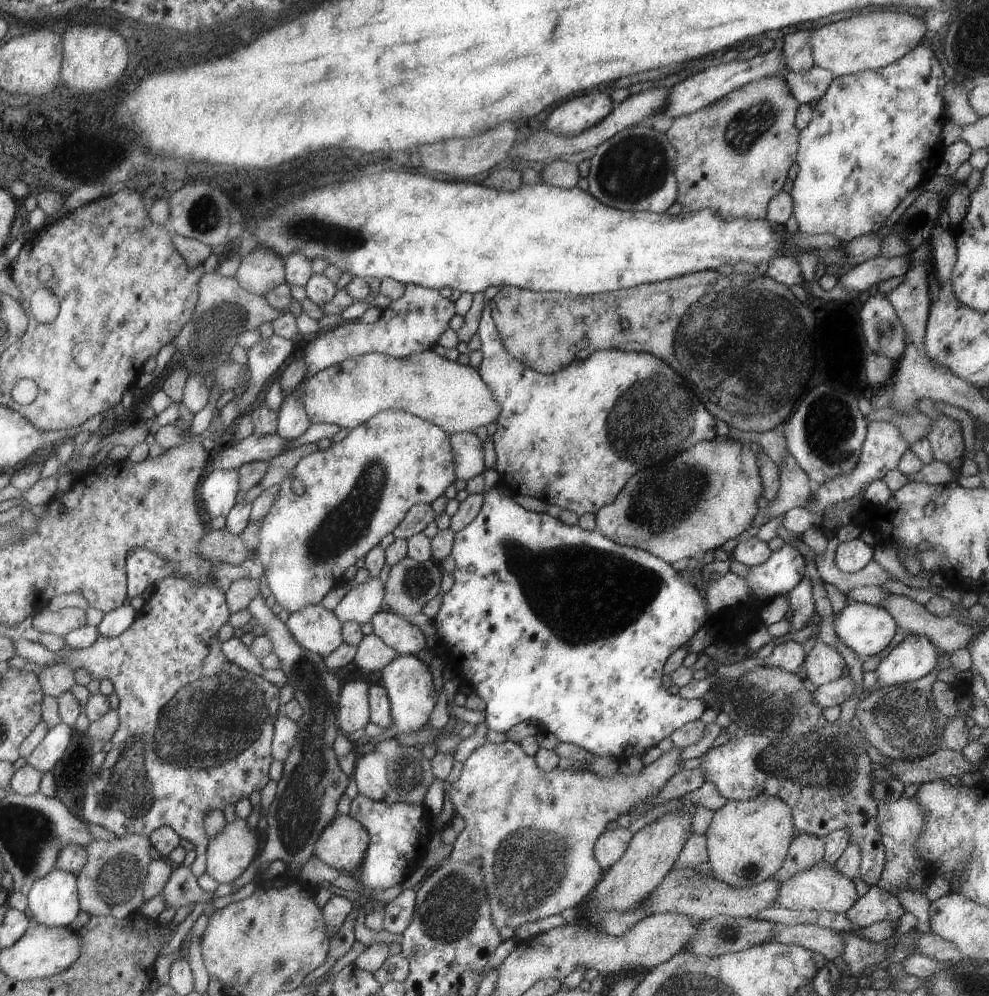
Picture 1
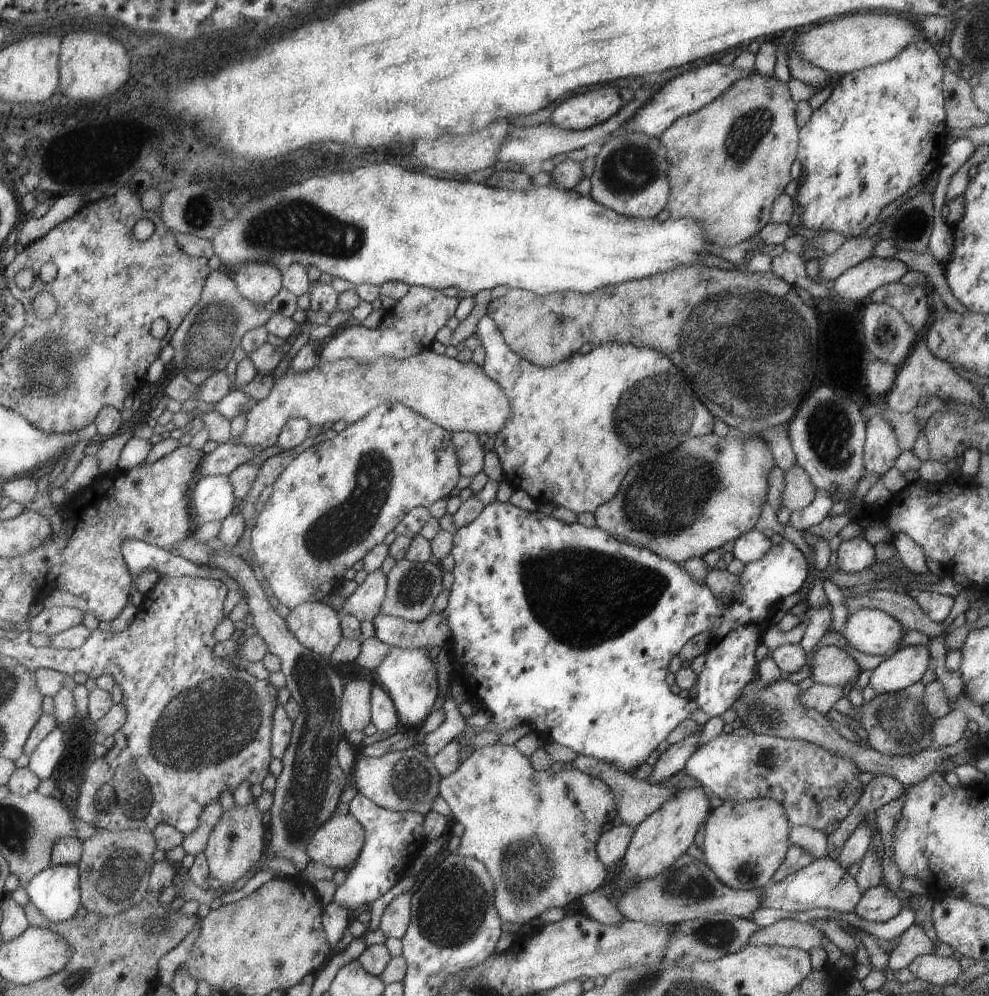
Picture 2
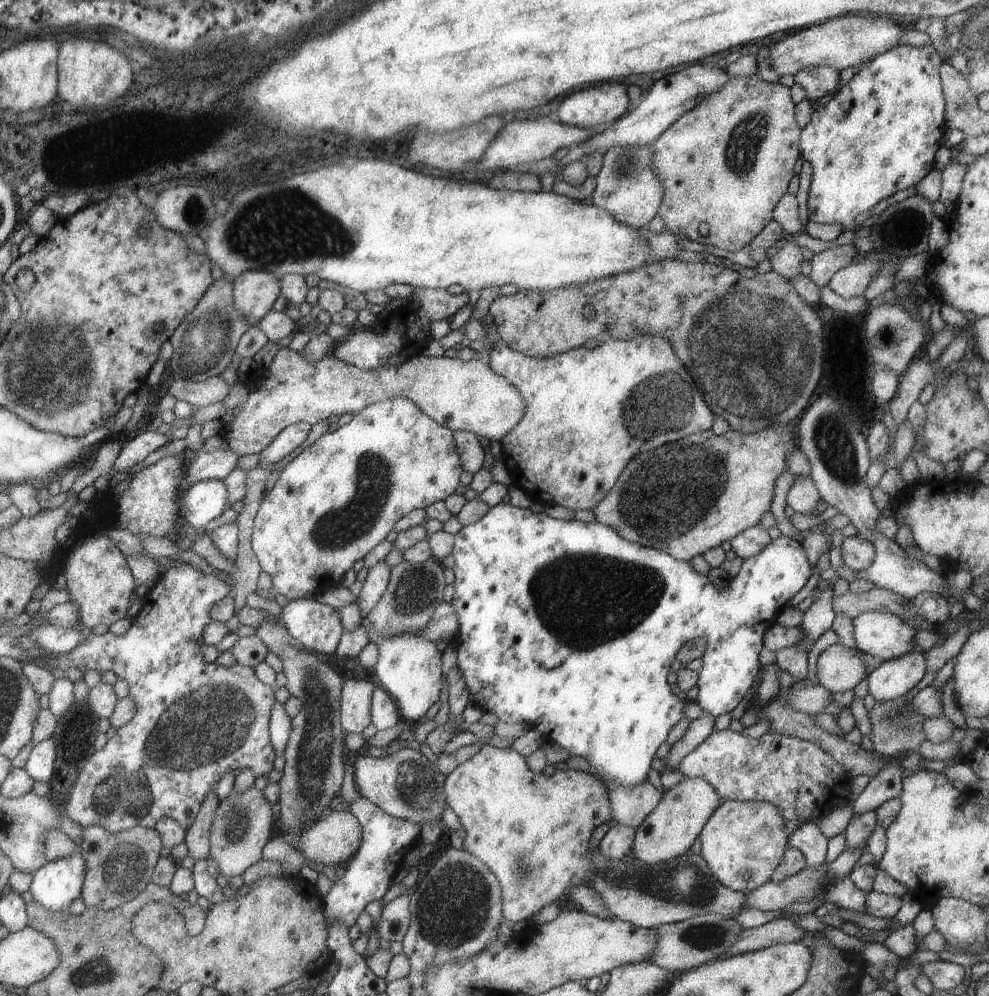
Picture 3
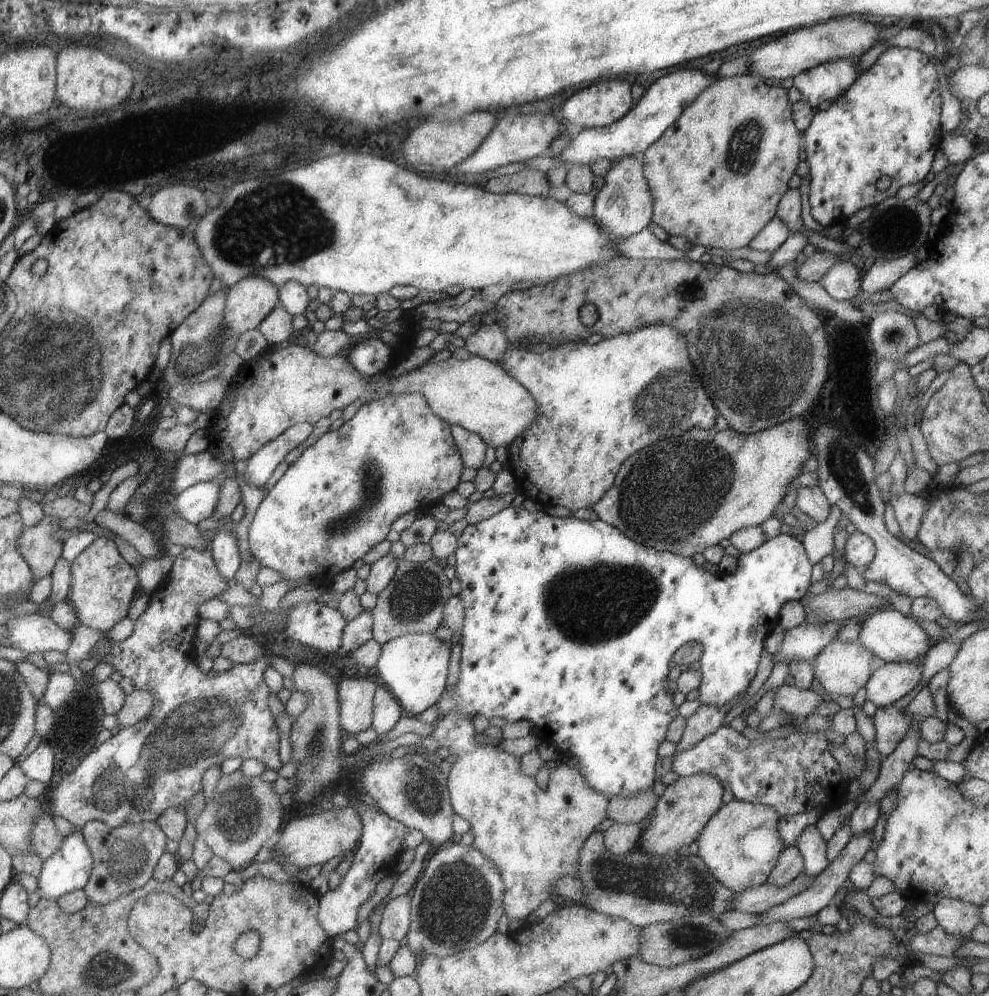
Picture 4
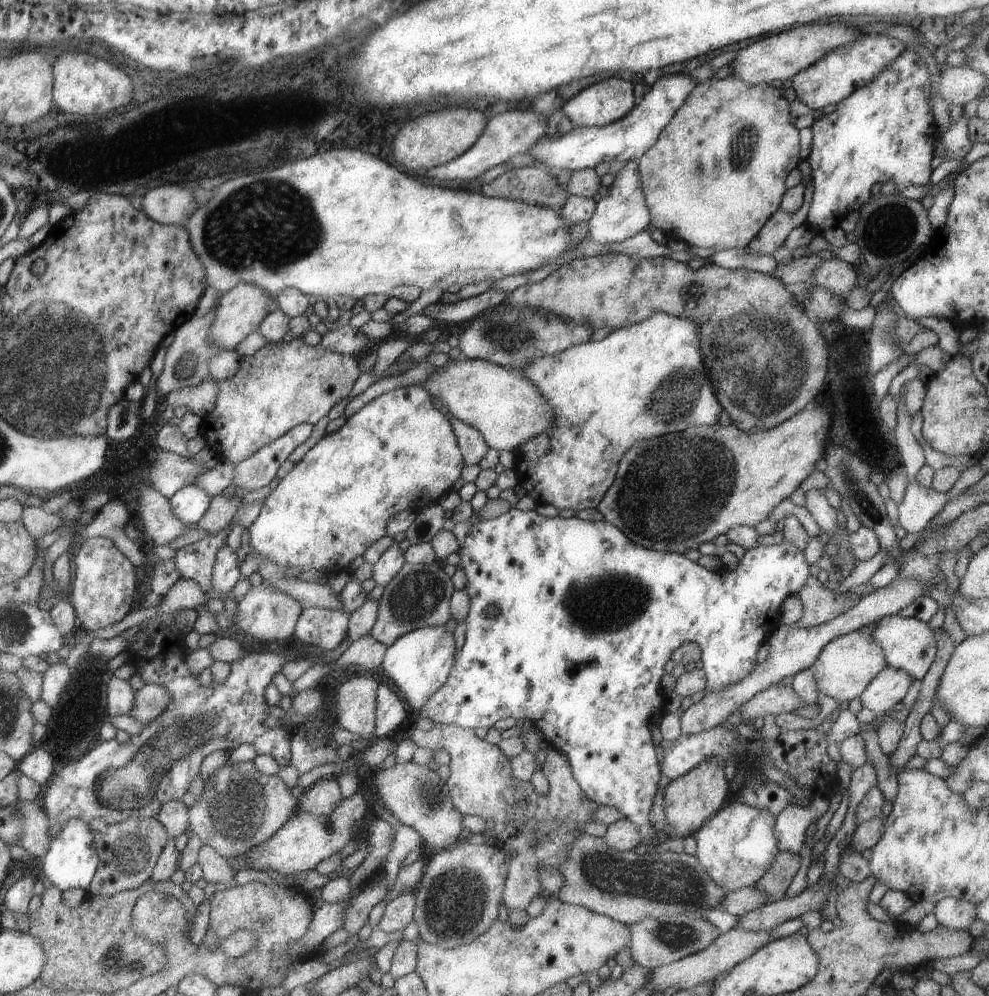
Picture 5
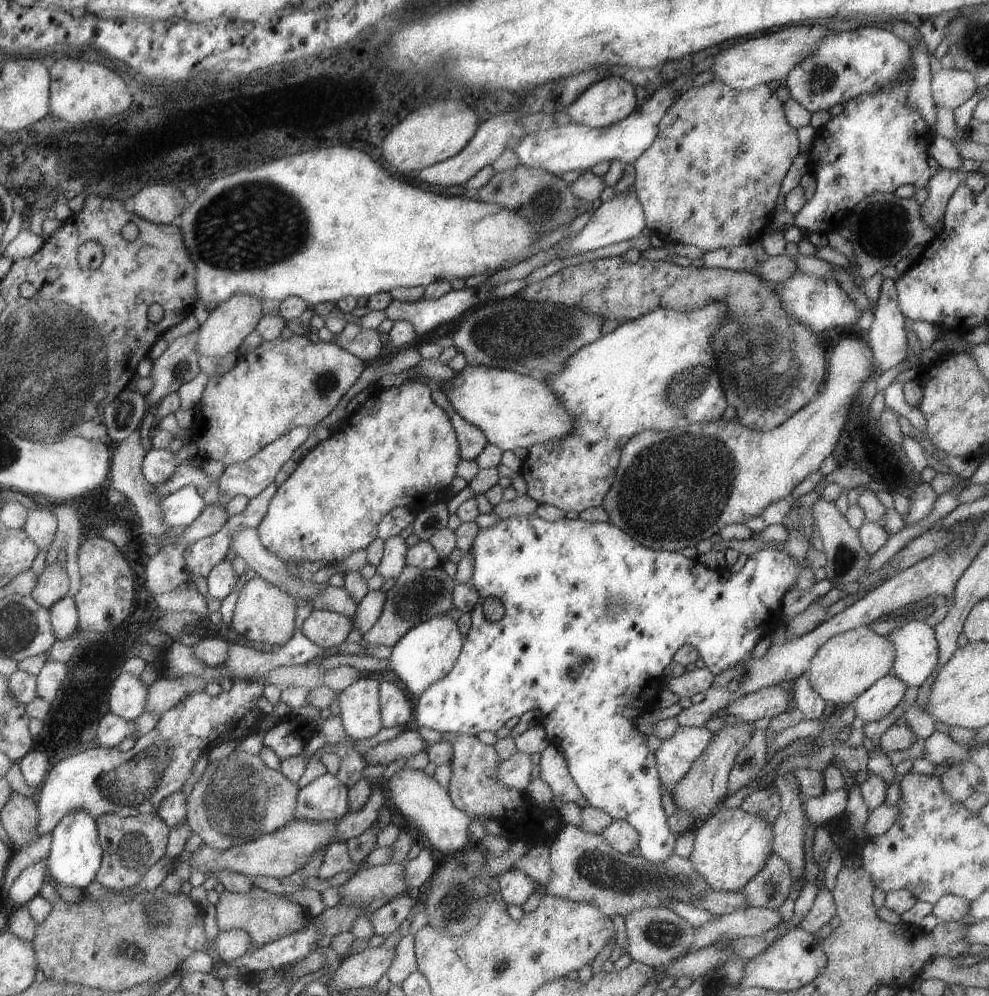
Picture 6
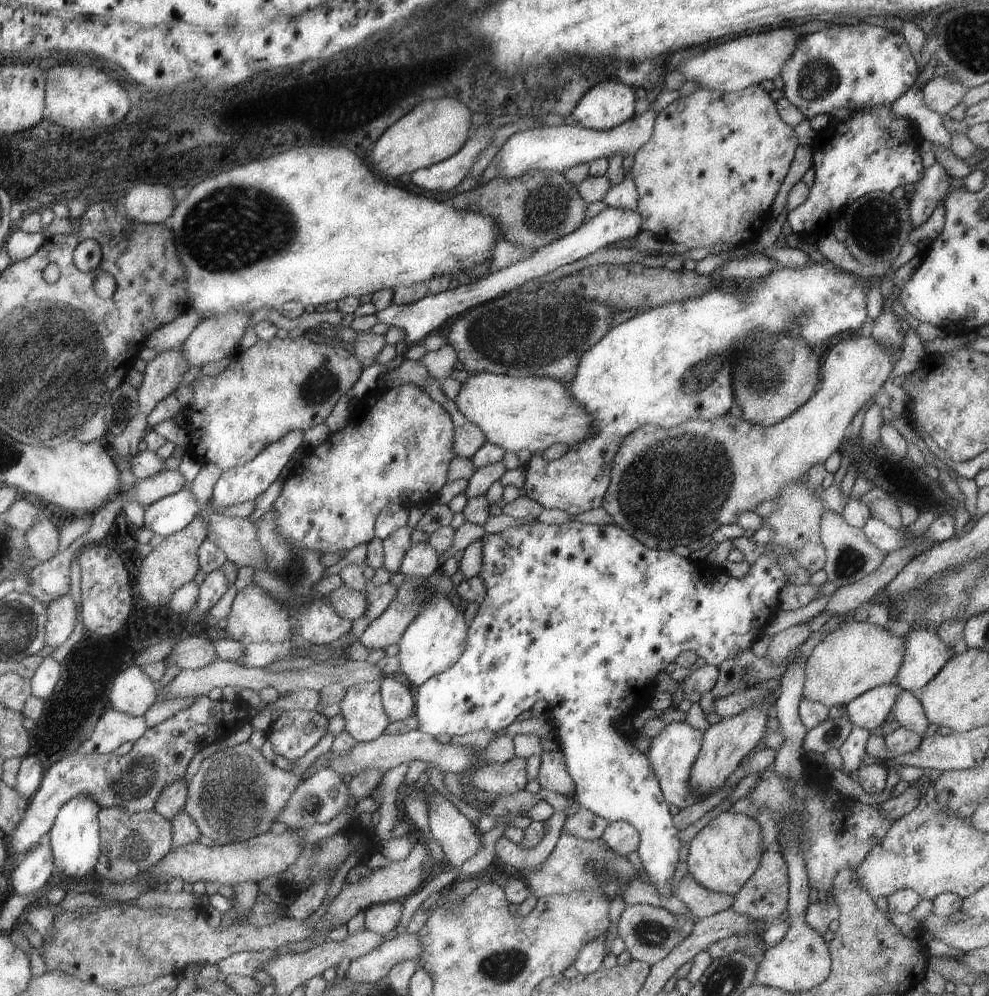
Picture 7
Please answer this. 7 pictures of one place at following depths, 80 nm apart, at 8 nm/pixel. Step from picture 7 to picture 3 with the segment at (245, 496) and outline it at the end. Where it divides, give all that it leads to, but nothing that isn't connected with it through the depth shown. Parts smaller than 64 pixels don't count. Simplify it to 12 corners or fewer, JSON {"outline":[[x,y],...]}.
{"outline":[[311,425],[283,428],[259,452],[256,467],[268,472],[305,441]]}

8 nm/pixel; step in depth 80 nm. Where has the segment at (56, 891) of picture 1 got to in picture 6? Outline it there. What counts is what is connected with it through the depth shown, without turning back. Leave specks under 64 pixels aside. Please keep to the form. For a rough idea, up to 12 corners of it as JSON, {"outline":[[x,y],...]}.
{"outline":[[94,818],[51,831],[48,880],[87,892],[102,857]]}

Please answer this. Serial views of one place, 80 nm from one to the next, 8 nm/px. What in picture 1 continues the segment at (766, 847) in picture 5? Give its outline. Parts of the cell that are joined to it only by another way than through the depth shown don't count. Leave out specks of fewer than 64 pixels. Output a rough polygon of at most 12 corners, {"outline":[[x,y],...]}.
{"outline":[[761,794],[713,811],[712,876],[739,889],[779,870],[789,806]]}

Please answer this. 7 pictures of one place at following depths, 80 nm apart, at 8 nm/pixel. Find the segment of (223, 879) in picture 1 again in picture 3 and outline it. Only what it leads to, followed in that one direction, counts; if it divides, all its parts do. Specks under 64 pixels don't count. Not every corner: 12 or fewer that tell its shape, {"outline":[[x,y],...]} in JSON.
{"outline":[[232,786],[209,826],[227,879],[261,859],[275,817],[261,790]]}

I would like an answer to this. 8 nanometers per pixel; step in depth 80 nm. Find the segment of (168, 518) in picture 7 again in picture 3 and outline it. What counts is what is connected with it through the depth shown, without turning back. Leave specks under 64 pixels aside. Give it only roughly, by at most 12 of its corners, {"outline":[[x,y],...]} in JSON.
{"outline":[[221,479],[182,488],[178,514],[202,529],[227,506]]}

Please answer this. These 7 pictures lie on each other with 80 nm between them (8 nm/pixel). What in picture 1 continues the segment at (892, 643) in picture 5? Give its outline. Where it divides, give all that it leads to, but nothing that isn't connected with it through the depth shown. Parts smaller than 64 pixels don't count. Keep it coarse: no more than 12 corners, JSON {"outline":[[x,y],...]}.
{"outline":[[848,600],[837,638],[861,659],[879,654],[898,625],[880,606]]}

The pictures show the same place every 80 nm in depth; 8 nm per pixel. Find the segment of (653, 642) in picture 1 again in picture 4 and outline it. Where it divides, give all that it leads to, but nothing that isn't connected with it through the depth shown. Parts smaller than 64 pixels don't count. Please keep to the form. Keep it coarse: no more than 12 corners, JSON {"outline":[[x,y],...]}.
{"outline":[[509,506],[456,538],[437,715],[533,723],[590,789],[652,789],[755,676],[812,565],[734,574]]}

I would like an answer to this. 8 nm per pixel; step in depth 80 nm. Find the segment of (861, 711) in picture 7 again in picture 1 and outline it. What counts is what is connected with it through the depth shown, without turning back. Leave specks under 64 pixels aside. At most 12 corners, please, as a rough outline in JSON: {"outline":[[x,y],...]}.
{"outline":[[909,633],[875,669],[900,686],[928,674],[937,647]]}

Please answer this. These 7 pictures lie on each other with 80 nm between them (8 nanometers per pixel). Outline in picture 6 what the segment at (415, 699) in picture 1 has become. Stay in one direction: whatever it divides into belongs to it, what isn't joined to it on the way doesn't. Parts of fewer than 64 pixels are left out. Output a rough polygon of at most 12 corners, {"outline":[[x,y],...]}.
{"outline":[[437,615],[390,647],[389,669],[418,696],[447,674],[462,642]]}

